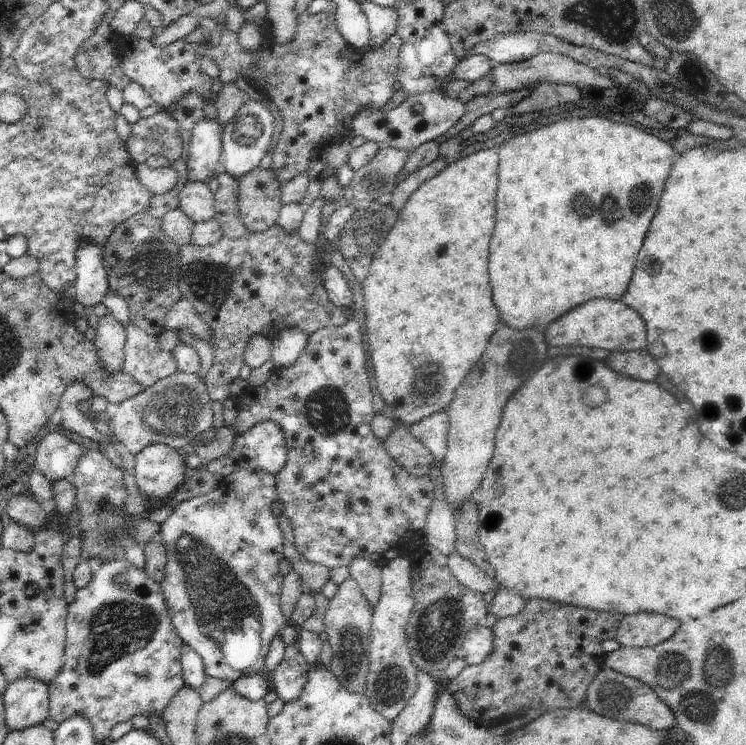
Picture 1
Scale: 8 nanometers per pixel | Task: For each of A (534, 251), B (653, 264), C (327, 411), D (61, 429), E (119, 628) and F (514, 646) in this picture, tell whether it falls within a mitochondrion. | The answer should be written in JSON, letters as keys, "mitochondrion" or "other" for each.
{"A":"other","B":"other","C":"mitochondrion","D":"other","E":"mitochondrion","F":"other"}

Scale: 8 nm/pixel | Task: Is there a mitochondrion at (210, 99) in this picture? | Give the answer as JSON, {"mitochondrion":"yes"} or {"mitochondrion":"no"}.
{"mitochondrion":"no"}

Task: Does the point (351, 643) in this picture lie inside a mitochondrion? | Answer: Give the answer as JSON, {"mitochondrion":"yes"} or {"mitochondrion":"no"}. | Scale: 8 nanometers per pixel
{"mitochondrion":"yes"}

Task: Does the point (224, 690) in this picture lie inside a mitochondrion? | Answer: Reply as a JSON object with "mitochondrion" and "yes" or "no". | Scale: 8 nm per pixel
{"mitochondrion":"no"}

